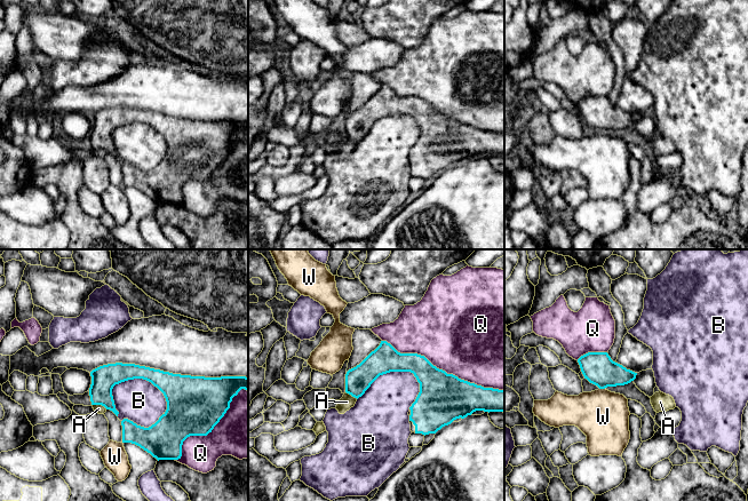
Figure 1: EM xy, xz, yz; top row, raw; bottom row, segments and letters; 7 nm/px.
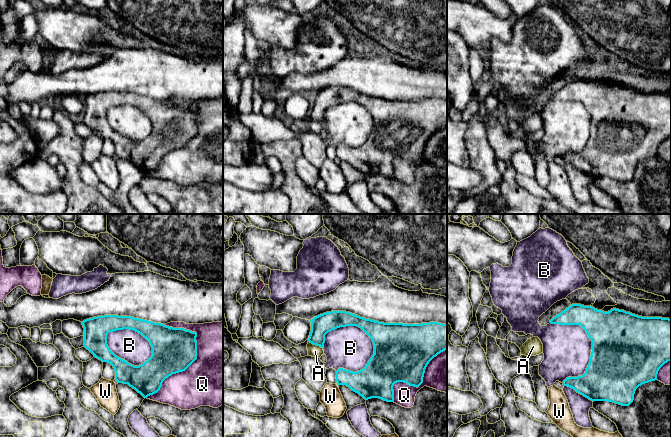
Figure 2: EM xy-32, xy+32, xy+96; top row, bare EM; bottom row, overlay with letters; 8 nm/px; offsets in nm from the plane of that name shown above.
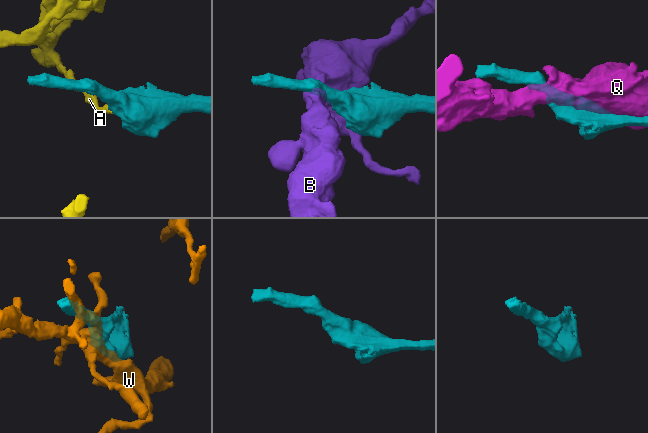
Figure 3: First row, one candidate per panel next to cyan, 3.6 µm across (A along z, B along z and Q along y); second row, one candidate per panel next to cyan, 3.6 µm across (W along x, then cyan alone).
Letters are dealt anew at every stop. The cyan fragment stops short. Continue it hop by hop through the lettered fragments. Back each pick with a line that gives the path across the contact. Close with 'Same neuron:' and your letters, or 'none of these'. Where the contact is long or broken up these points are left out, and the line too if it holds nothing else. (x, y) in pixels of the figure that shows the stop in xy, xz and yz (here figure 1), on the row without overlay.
Same neuron: none of these

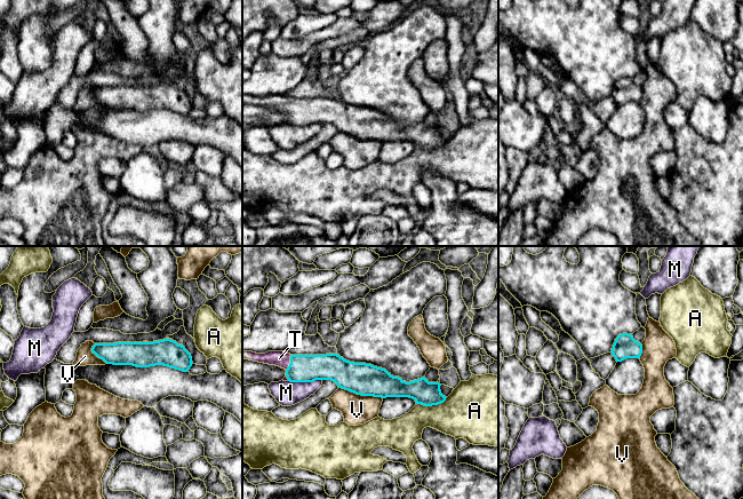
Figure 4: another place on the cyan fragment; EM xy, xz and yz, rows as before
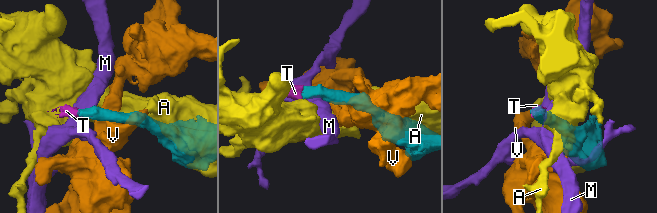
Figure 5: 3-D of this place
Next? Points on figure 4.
T: across xz (303, 111), (290, 107), (279, 102)
Same neuron: T

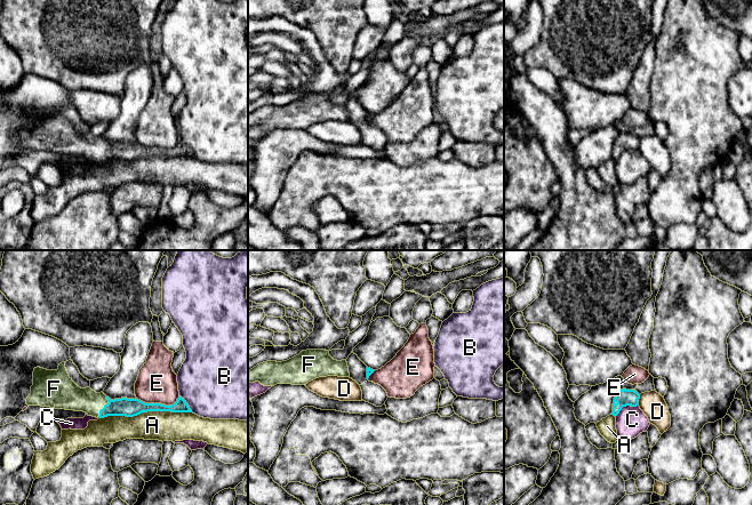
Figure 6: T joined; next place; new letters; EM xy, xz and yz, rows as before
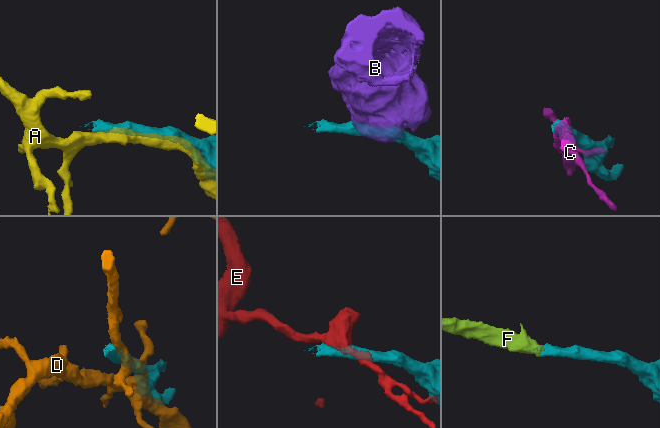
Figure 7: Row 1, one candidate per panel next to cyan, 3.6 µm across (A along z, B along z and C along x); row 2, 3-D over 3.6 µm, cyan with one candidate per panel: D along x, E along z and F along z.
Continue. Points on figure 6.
F: across xy (126, 151), (104, 151), (71, 141)
Same neuron: F

